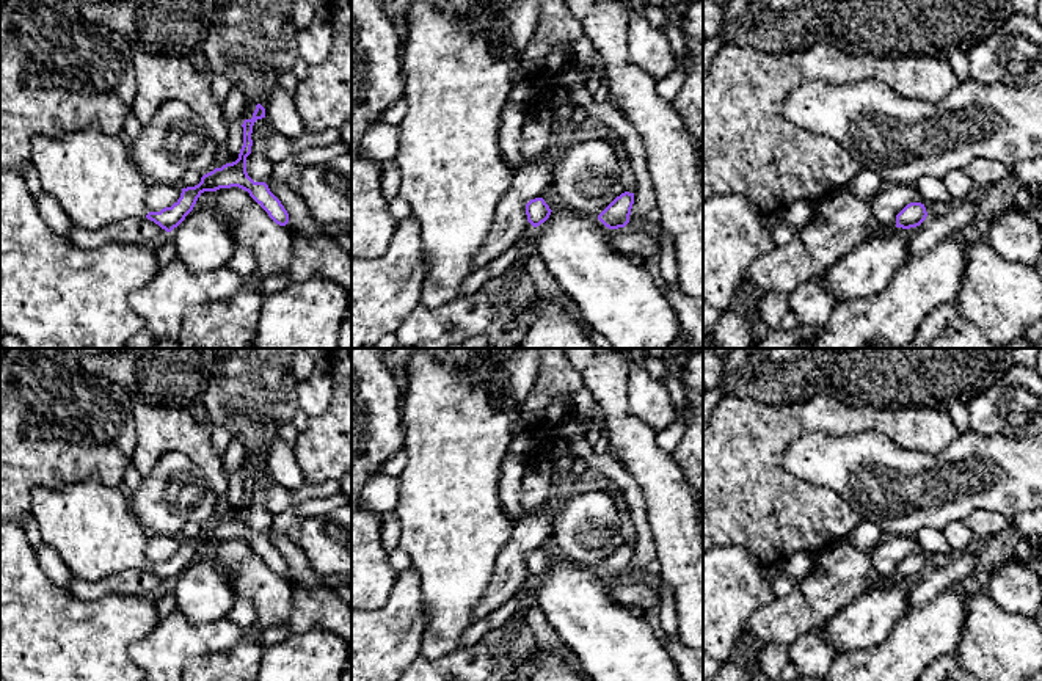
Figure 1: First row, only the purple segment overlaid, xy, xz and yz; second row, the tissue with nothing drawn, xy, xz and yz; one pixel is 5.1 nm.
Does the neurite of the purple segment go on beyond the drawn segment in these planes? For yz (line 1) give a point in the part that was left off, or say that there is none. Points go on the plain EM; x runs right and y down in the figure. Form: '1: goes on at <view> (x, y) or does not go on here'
1: does not go on here

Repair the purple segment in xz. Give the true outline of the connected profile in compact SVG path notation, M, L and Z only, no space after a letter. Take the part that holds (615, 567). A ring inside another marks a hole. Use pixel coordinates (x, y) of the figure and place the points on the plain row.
M625 543L617 548L599 566L598 571L609 581L625 579L629 574L634 544Z

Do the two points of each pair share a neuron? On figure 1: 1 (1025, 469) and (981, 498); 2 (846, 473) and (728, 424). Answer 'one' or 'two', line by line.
1: one
2: two

